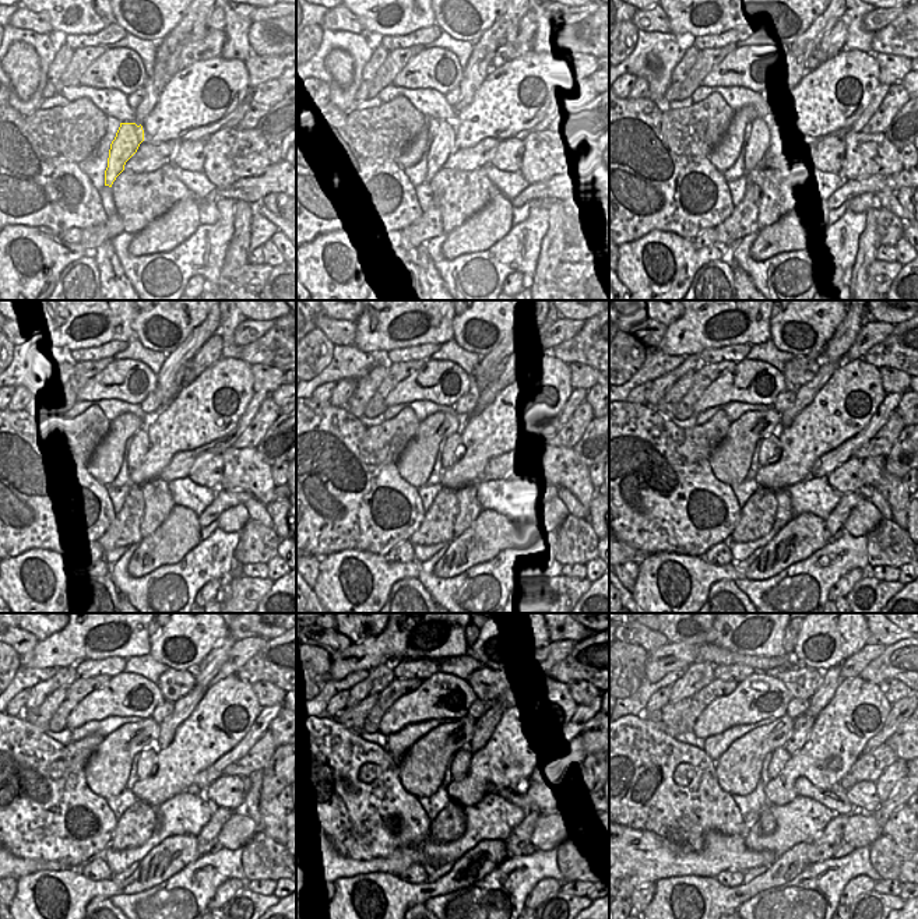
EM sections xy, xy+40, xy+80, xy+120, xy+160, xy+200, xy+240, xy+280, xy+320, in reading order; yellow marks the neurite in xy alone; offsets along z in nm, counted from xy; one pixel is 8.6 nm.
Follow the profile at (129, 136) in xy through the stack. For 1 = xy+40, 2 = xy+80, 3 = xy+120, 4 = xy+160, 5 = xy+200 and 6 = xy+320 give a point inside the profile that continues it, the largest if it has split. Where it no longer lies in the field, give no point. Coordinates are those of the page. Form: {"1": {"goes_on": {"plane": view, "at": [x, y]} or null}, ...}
{"1": {"goes_on": {"plane": "xy+40", "at": [443, 143]}}, "2": {"goes_on": {"plane": "xy+80", "at": [758, 141]}}, "3": {"goes_on": {"plane": "xy+120", "at": [140, 443]}}, "4": {"goes_on": {"plane": "xy+160", "at": [453, 451]}}, "5": {"goes_on": {"plane": "xy+200", "at": [769, 450]}}, "6": {"goes_on": {"plane": "xy+320", "at": [780, 756]}}}

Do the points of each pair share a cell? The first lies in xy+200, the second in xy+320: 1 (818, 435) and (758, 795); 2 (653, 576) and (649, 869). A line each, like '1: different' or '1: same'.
1: different
2: different

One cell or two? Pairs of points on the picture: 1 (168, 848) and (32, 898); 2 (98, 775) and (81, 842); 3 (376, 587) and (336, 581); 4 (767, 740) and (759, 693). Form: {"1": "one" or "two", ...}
{"1": "one", "2": "two", "3": "one", "4": "two"}

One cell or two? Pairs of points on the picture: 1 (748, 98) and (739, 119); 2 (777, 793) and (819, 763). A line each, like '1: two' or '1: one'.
1: two
2: one

